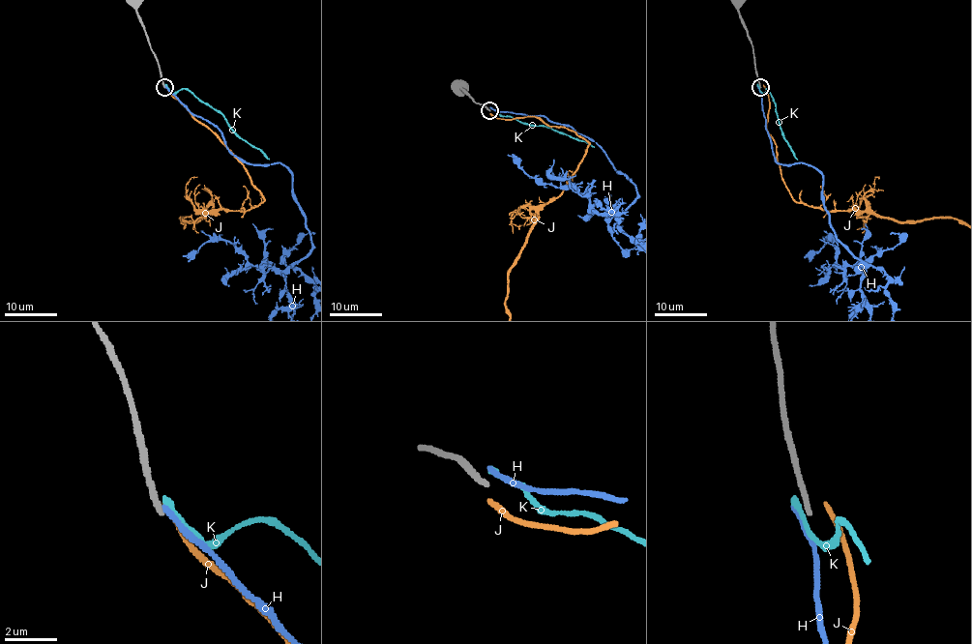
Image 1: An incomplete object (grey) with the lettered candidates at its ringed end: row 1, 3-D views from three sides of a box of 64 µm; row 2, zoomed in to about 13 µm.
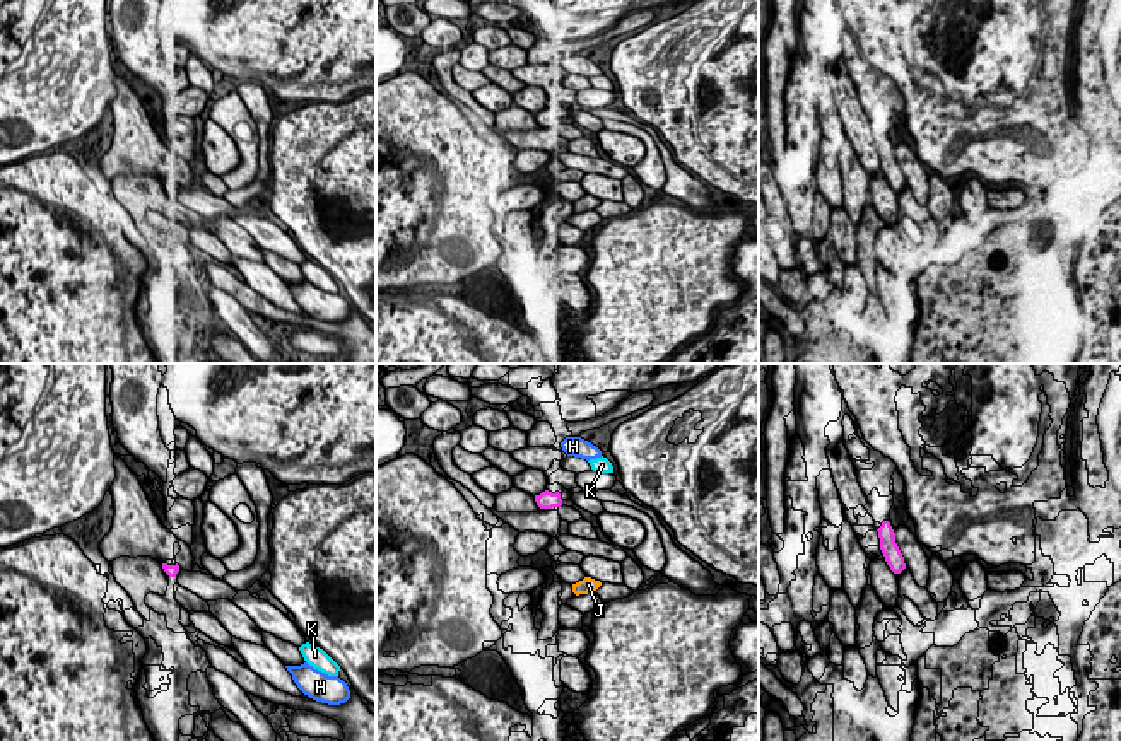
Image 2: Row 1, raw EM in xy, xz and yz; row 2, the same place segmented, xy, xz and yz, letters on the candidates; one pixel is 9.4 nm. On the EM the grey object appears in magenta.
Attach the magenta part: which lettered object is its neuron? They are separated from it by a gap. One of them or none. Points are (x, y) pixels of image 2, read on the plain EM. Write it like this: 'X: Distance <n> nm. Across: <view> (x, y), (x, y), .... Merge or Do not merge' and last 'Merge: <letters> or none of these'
H: Distance 360 nm. Across: xz (557, 110), (568, 72). Do not merge
J: Distance 700 nm. Across: xz (559, 123), (585, 195). Merge
K: Distance 380 nm. Across: xz (559, 111), (592, 86). Do not merge
Merge: J

